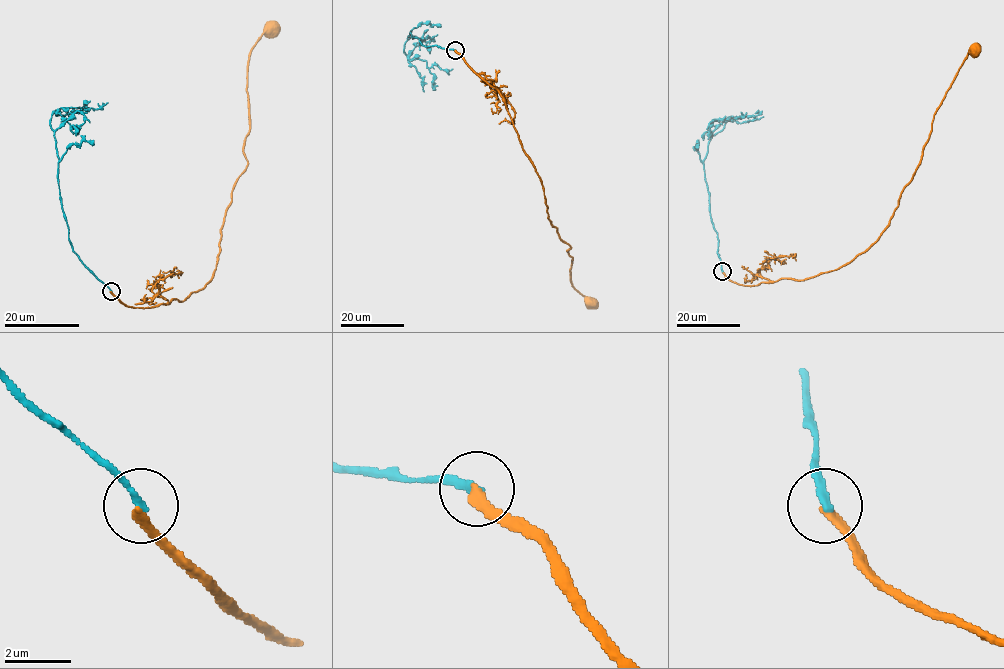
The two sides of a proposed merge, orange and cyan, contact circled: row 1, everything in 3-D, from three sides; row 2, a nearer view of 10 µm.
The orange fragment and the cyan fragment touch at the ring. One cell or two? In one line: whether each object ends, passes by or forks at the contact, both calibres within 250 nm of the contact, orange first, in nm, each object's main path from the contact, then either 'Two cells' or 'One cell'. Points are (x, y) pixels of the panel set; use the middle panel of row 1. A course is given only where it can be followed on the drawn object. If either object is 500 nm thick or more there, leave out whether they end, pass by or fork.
At the ring orange ends. At the ring cyan ends. Thickness 280 nm (orange) against 240 nm. Course of orange: (455, 50), (502, 99), (539, 178), (551, 225), (570, 246), (572, 285), (592, 303). Course of cyan: (455, 50), (424, 46), (411, 31), (404, 51), (428, 68), (452, 68). Two cells

